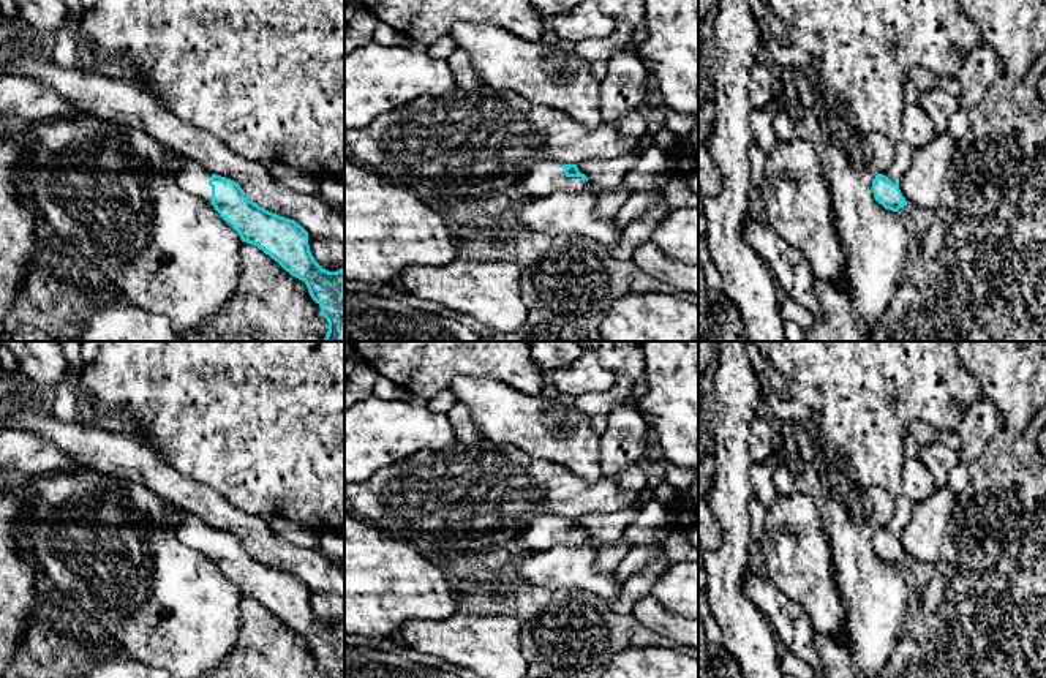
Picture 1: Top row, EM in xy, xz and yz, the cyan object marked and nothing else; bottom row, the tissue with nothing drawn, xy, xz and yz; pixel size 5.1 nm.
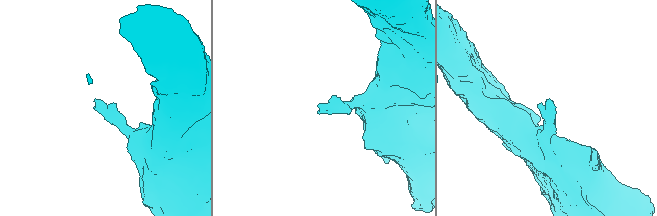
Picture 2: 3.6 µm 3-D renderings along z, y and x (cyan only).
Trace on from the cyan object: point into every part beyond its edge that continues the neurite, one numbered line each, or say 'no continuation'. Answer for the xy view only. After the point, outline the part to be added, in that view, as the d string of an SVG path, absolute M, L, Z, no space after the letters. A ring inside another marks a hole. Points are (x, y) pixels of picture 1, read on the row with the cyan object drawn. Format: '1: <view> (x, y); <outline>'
1: xy (193, 177); M185 156L183 164L177 172L177 183L183 191L194 194L210 204L212 202L212 186L209 185L210 177L212 172L207 171L198 160Z

